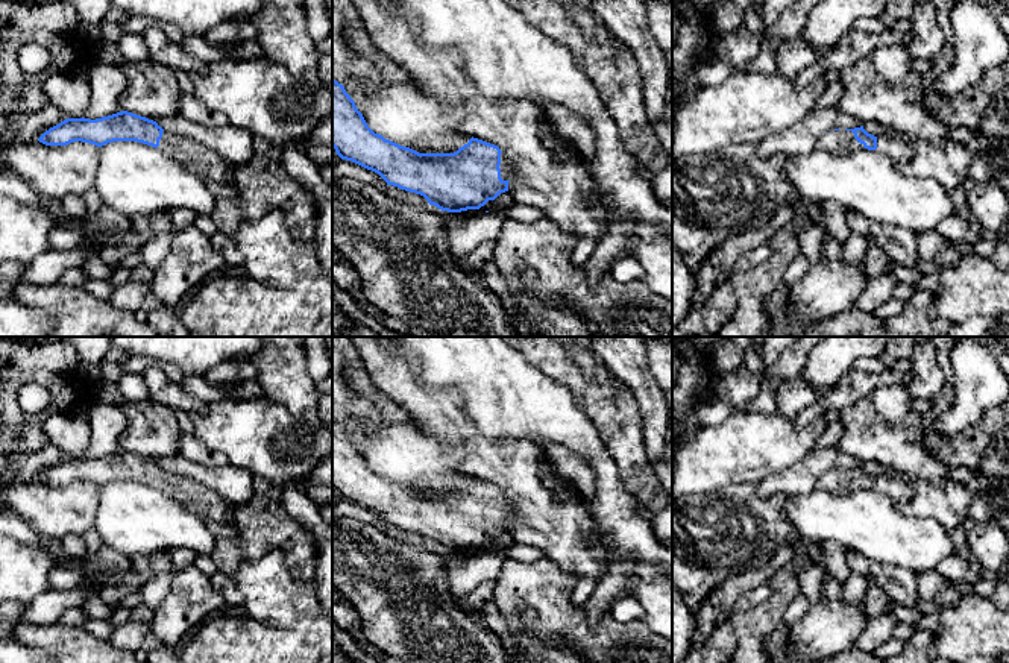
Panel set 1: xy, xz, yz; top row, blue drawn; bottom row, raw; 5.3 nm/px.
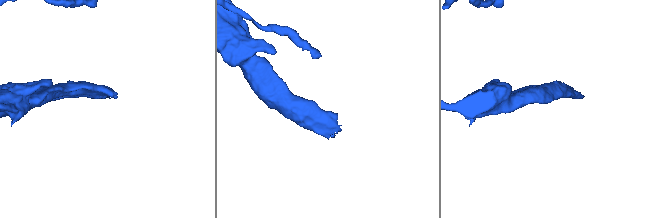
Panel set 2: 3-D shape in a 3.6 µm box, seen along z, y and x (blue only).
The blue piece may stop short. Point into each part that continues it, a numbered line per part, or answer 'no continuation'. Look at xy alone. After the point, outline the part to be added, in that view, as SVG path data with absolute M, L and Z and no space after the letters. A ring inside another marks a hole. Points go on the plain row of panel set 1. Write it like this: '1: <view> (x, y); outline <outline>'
1: xy (193, 496); outline M164 470L158 489L203 520L215 520L226 525L234 522L234 505L191 478Z

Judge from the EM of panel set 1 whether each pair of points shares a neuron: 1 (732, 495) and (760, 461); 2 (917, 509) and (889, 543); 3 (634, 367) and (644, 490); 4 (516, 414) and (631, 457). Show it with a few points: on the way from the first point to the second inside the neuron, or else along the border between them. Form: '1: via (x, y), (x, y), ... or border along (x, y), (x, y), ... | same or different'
1: border along (754, 484), (726, 484), (706, 493) | different
2: border along (895, 504), (908, 515), (932, 518), (946, 528) | different
3: border along (615, 377), (631, 392), (636, 401), (645, 439) | different
4: border along (586, 417), (613, 460), (619, 481) | different

